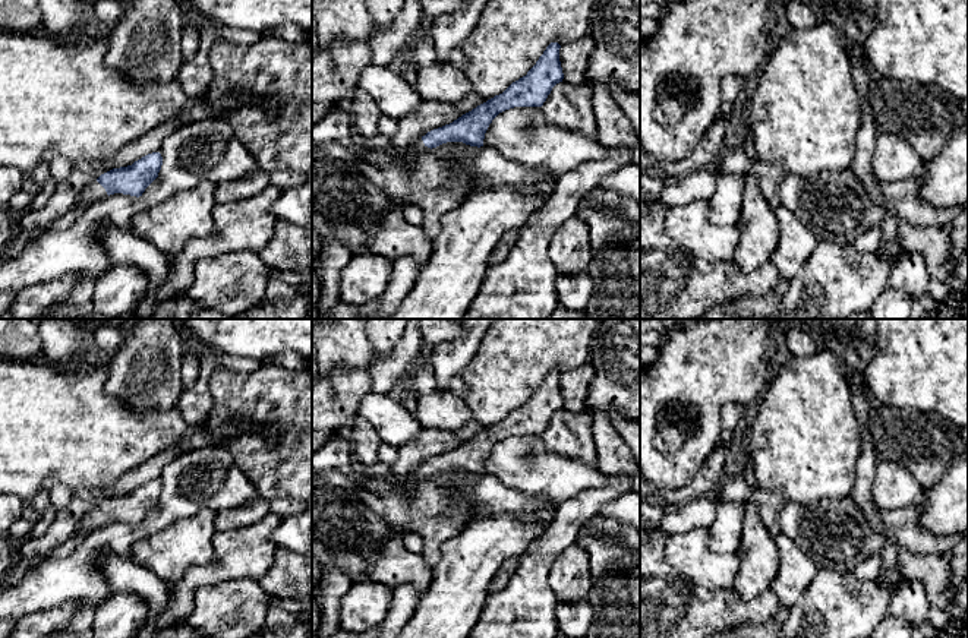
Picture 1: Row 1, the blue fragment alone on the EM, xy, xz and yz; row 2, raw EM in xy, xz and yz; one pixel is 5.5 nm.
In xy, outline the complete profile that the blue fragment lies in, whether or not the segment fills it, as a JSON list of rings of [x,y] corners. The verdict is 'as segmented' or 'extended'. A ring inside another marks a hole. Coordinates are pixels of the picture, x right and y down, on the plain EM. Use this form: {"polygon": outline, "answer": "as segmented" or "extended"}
{"polygon": [[[152,480],[132,493],[113,496],[101,502],[97,508],[91,509],[76,531],[95,531],[103,525],[114,521],[123,521],[130,524],[142,524],[145,517],[158,505],[163,493],[163,484],[160,480]]], "answer": "extended"}

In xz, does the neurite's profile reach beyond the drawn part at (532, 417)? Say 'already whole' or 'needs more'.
needs more

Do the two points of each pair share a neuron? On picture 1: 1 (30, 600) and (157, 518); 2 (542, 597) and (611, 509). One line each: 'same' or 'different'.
1: same
2: different

